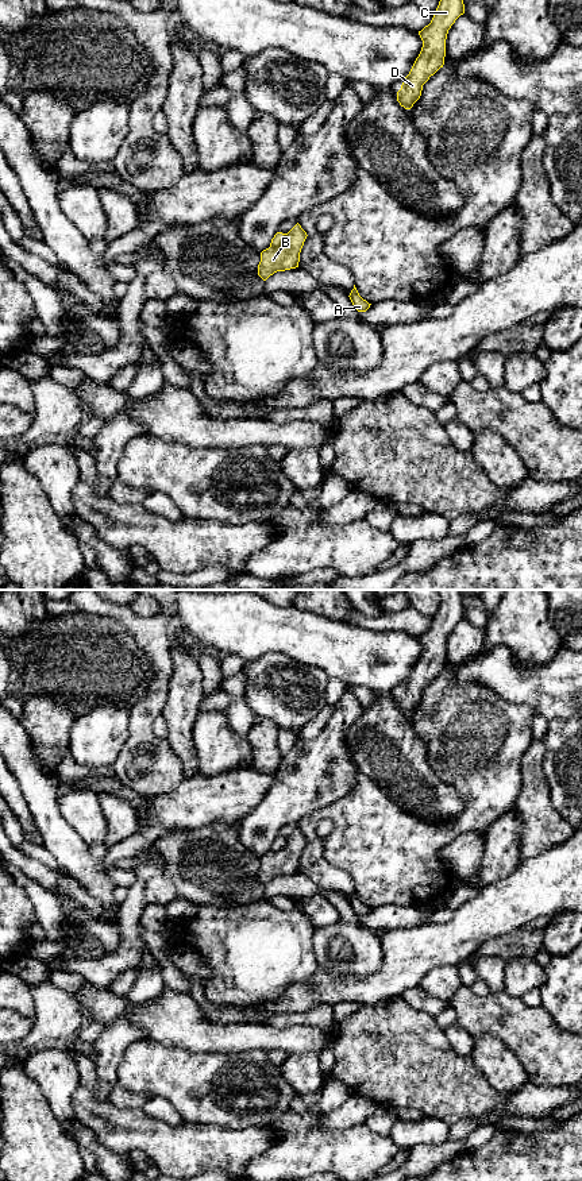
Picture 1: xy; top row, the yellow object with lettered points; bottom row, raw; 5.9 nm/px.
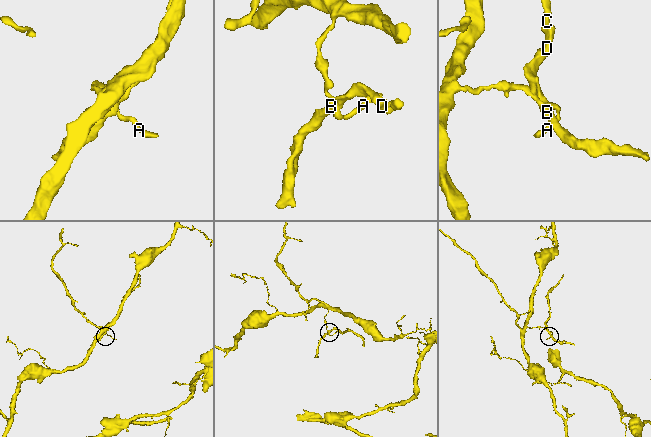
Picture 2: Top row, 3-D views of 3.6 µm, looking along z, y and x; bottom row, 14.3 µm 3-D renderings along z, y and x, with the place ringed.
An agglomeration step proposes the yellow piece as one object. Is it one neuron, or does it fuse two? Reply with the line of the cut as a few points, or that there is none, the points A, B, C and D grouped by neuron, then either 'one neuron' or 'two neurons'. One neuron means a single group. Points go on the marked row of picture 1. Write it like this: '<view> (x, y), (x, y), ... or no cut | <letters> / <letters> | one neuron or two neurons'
xy (286, 234), (286, 239), (282, 243), (270, 247) | A / B C D | two neurons

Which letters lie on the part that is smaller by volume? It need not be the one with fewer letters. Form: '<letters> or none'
B, C, D

